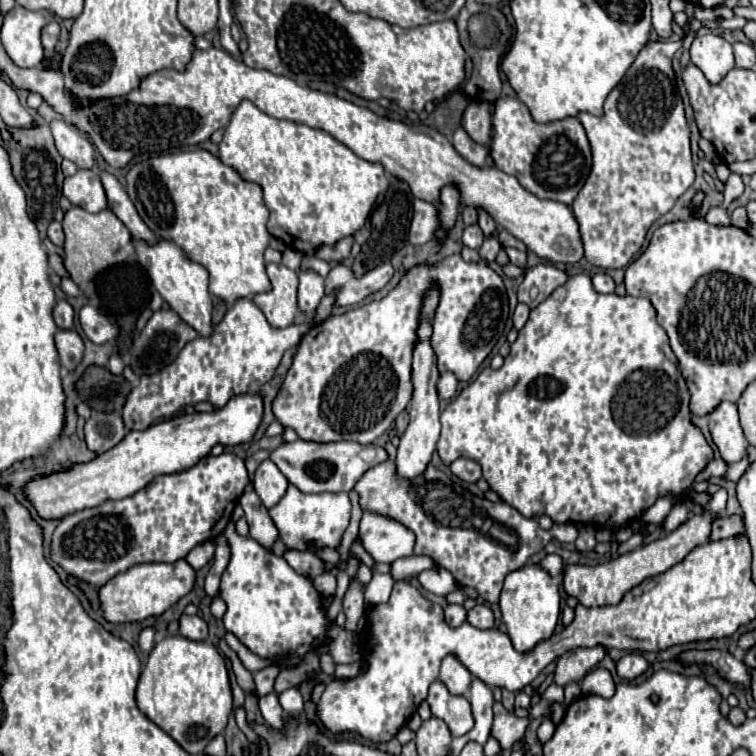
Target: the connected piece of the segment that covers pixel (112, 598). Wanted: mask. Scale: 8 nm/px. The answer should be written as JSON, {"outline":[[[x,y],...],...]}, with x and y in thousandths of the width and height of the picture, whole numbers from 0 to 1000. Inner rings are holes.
{"outline":[[[235,741],[230,746],[222,743],[180,746],[169,757],[151,762],[143,772],[132,778],[138,817],[146,823],[185,823],[198,815],[212,815],[241,788],[246,788],[257,778],[257,770],[259,754],[246,741]]]}

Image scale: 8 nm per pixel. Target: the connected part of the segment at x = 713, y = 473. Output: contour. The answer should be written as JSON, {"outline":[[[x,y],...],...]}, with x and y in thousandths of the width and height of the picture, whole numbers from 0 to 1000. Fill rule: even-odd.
{"outline":[[[939,608],[939,614],[934,614],[934,619],[923,627],[923,635],[918,638],[926,638],[926,630],[929,635],[939,635],[939,632],[952,632],[958,624],[960,624],[960,614],[955,608]]]}

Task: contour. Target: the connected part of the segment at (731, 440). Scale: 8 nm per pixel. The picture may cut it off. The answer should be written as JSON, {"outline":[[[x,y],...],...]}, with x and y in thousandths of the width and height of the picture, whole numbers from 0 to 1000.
{"outline":[[[955,532],[939,550],[937,566],[944,587],[952,595],[952,603],[960,614],[979,611],[987,603],[989,585],[976,558],[976,542],[968,532]]]}

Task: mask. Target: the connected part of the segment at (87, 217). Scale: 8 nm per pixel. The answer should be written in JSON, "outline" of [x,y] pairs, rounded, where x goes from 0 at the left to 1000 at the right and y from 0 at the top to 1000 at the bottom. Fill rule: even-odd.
{"outline":[[[95,272],[85,283],[85,310],[87,310],[87,323],[85,323],[85,352],[93,360],[95,370],[116,389],[124,392],[124,368],[130,360],[148,349],[164,347],[172,336],[177,336],[175,325],[175,312],[167,304],[167,299],[146,280],[135,278],[130,283],[119,283],[111,275]]]}

